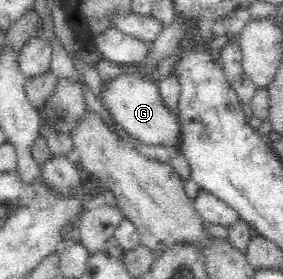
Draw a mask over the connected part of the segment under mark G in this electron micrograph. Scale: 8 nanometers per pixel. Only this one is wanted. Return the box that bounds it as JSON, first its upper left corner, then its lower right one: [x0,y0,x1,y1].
[101,73,180,148]

